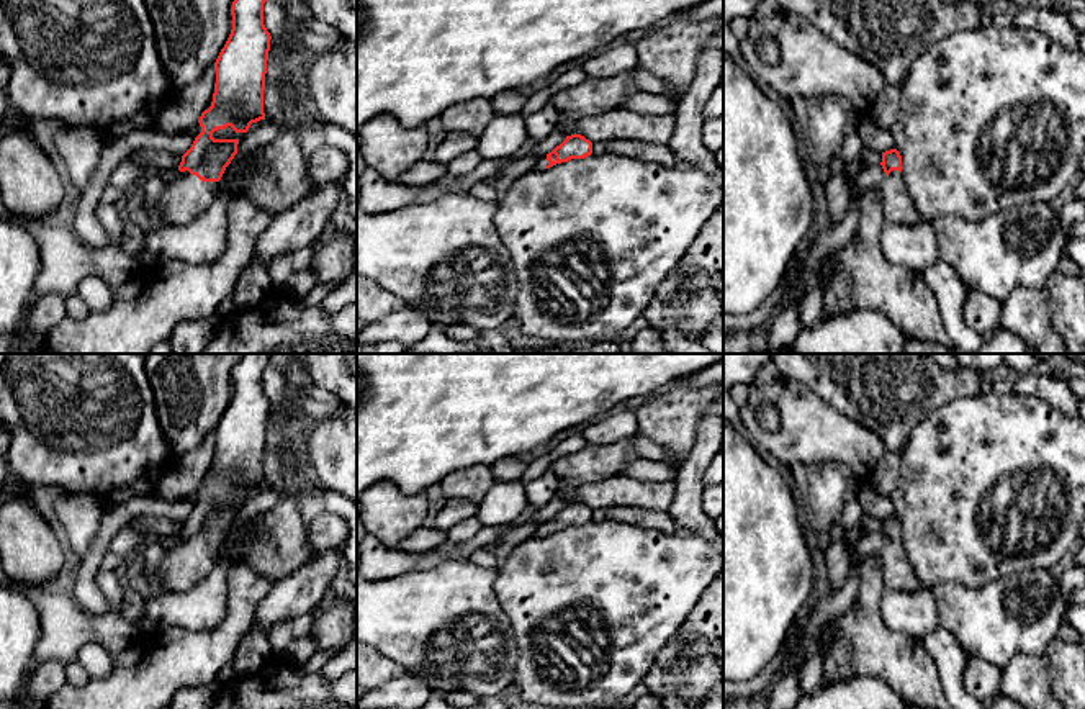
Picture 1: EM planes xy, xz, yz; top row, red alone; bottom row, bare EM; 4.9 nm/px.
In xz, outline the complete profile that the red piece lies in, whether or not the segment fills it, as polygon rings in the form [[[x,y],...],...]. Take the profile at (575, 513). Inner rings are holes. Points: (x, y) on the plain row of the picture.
[[[581,501],[566,503],[566,506],[556,513],[547,522],[535,526],[535,535],[543,537],[556,531],[568,529],[571,526],[584,526],[592,521],[592,509]]]

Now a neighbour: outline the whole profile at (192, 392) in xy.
[[[149,354],[146,359],[146,375],[149,378],[155,413],[172,455],[183,457],[205,437],[214,432],[224,414],[231,396],[232,368],[245,354]]]

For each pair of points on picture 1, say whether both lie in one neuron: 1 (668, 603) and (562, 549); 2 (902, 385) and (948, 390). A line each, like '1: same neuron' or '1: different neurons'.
1: same neuron
2: same neuron

